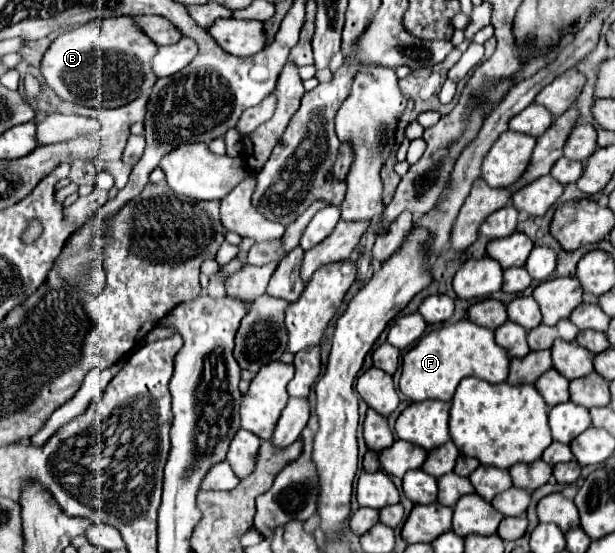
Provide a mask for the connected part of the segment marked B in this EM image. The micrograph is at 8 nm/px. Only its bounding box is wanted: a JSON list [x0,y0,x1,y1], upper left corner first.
[42,16,158,108]

